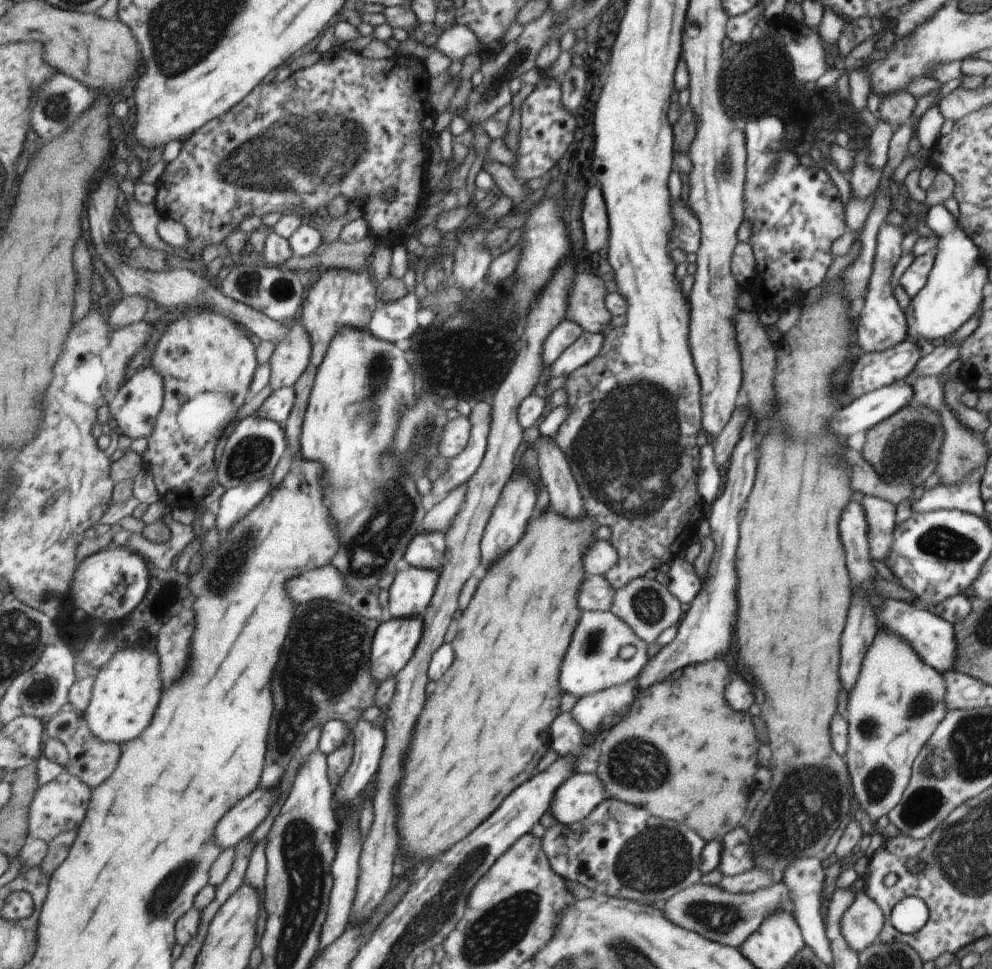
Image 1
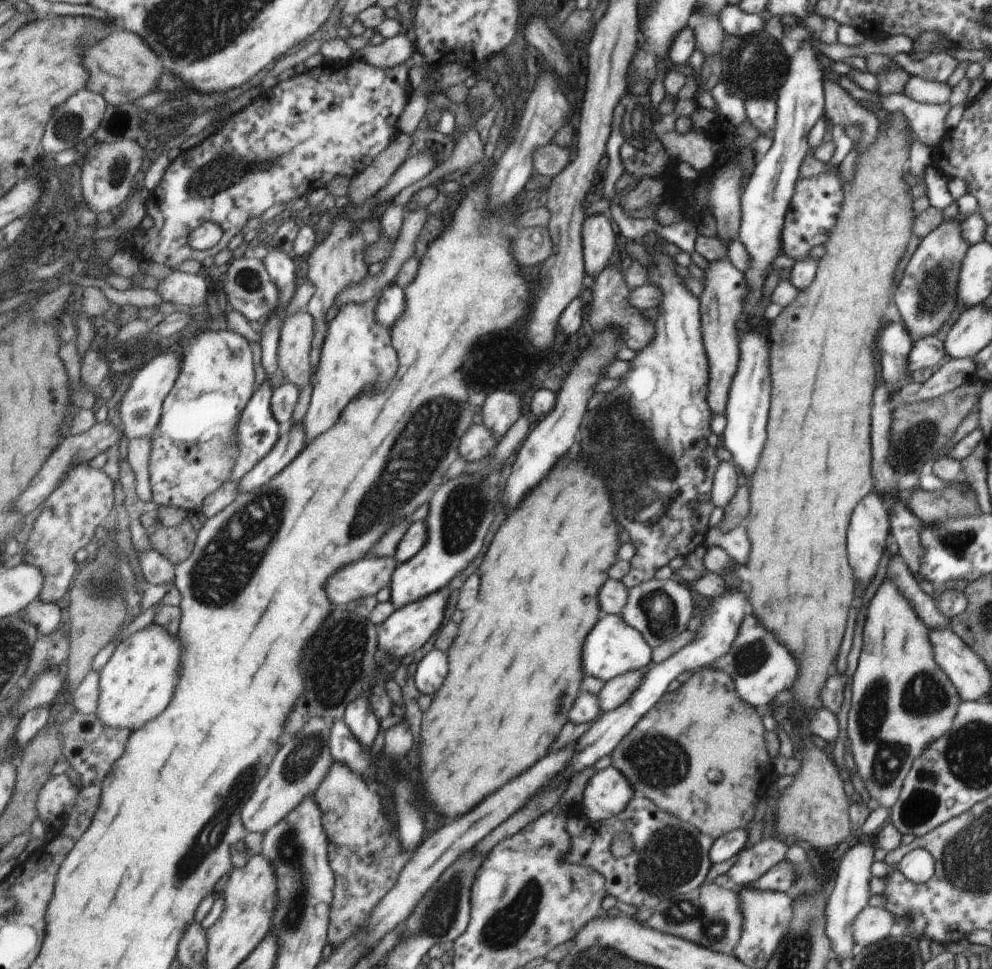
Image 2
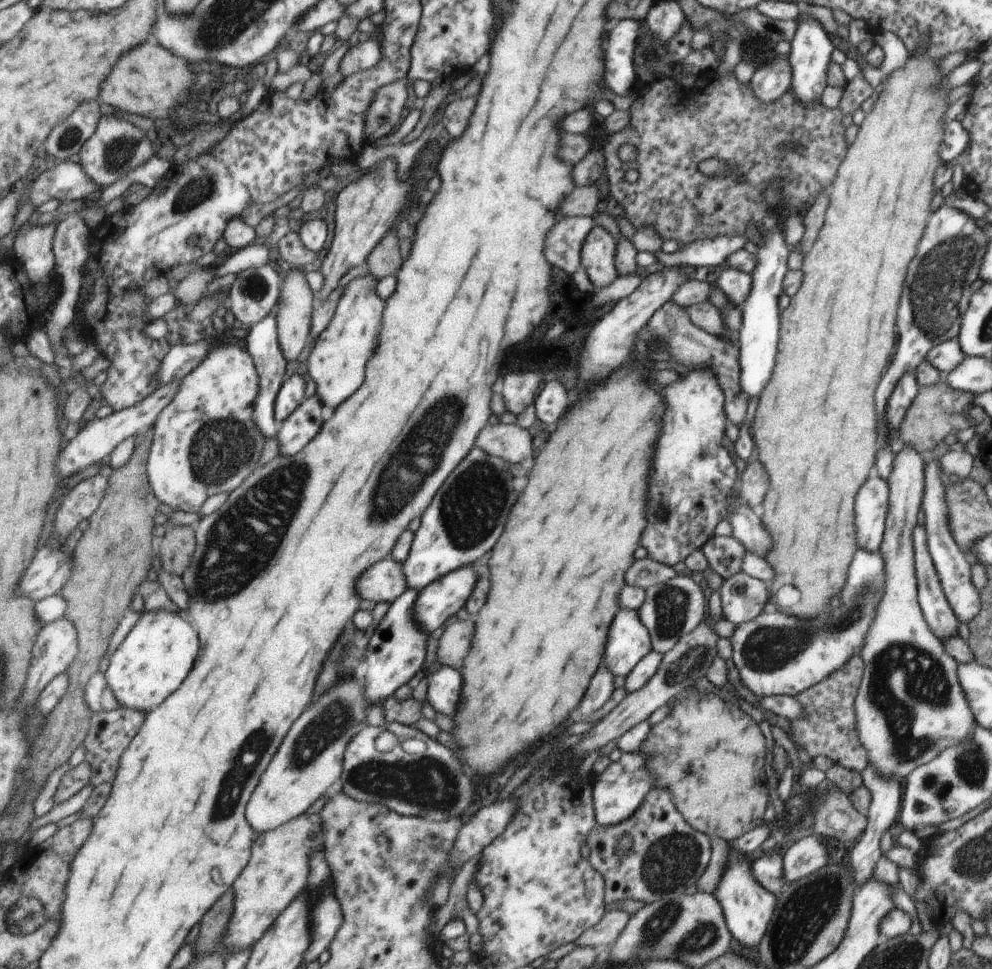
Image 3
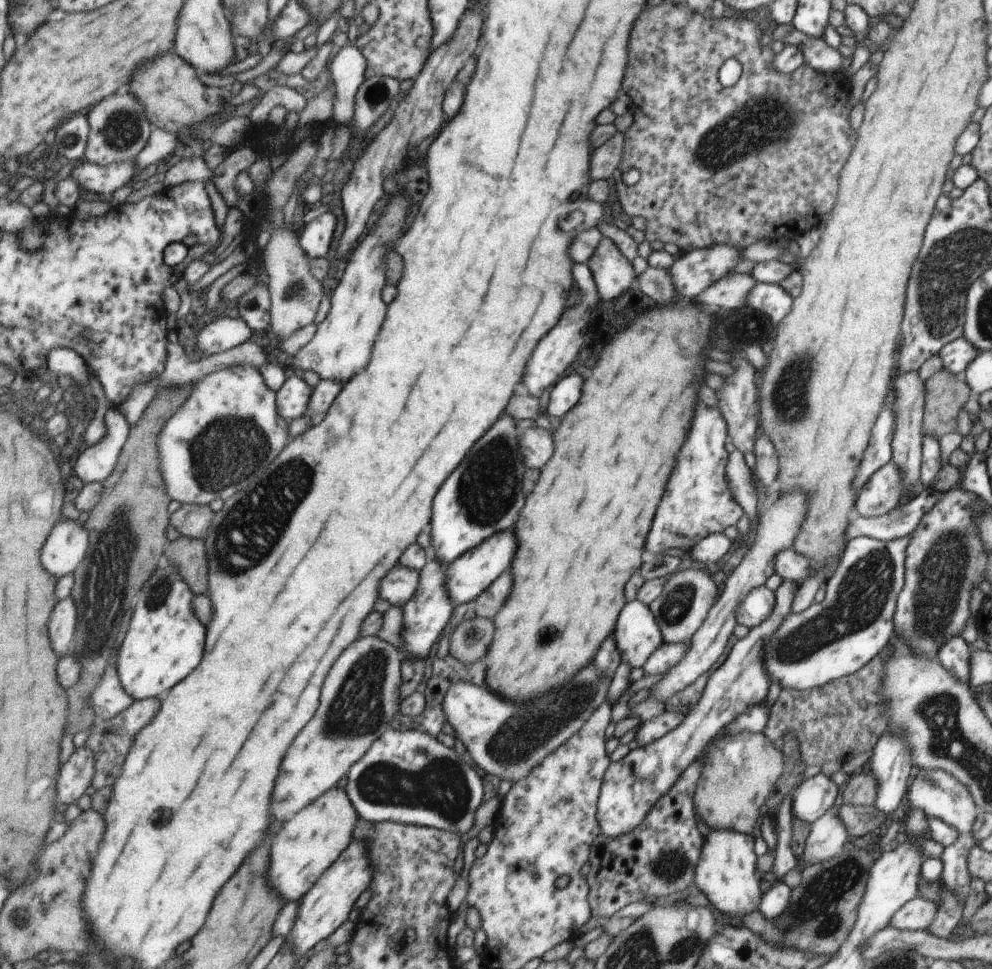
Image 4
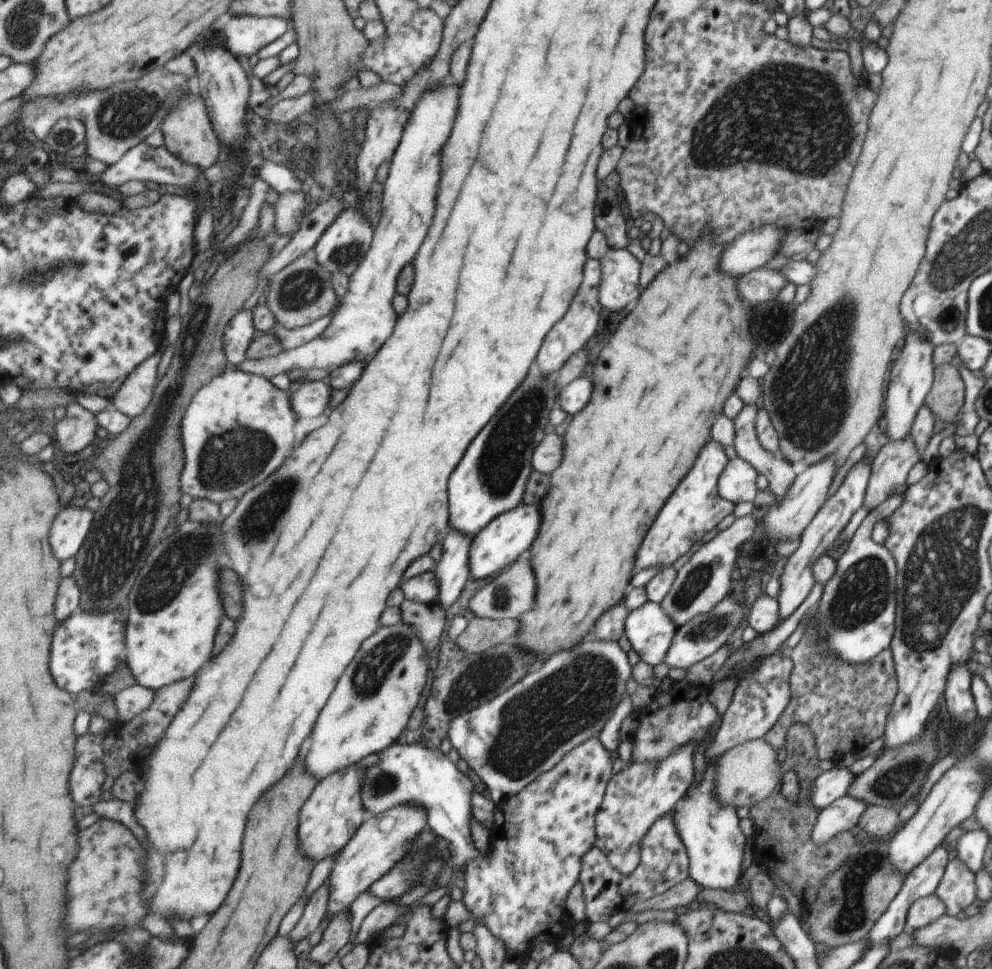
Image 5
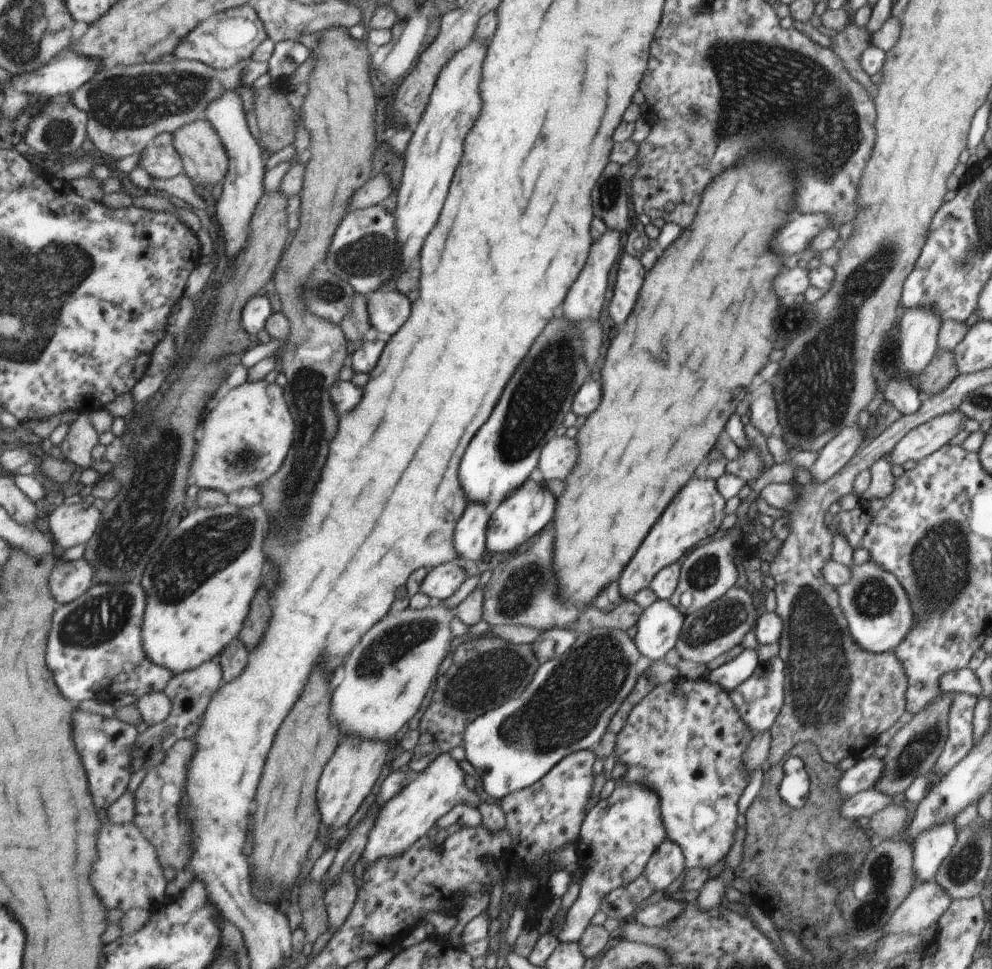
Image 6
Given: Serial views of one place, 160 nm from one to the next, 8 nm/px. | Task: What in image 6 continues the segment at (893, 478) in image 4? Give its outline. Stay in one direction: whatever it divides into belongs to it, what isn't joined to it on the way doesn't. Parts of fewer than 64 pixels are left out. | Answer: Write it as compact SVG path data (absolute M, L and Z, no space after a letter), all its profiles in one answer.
M955 409L912 428L890 450L891 466L901 465L905 460L916 460L933 454L958 433L965 420L966 416Z

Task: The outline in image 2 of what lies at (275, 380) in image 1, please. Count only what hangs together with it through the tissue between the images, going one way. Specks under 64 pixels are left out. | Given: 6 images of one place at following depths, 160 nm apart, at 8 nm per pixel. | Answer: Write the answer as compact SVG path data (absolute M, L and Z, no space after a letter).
M308 311L299 312L299 314L289 316L289 320L284 322L284 326L282 327L279 344L279 368L287 383L293 383L300 388L299 400L297 400L293 418L289 420L290 426L296 426L303 422L310 405L313 387L309 382L311 382L311 374L313 373L312 348L315 336L316 322L314 321L314 317L310 316Z

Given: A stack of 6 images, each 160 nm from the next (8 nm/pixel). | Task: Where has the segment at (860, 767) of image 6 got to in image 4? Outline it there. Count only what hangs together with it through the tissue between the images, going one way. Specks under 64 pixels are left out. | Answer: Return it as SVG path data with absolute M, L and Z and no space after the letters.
M818 773L798 784L792 794L791 815L799 823L812 824L835 802L836 785Z

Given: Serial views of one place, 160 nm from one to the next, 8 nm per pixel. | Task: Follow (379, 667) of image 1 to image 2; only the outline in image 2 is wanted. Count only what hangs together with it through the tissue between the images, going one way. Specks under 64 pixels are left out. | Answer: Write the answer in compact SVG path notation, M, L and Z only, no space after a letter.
M445 586L433 592L432 595L425 596L424 599L415 600L407 607L394 609L392 614L377 626L376 648L380 649L383 654L389 654L393 660L399 660L401 656L407 656L413 650L421 648L431 638L431 634L439 628L445 606L447 606L447 598L449 598L449 590Z

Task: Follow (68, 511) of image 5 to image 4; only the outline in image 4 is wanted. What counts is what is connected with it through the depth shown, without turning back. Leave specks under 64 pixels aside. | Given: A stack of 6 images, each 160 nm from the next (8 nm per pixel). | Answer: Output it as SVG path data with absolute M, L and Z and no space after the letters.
M64 519L53 527L42 552L44 567L60 579L73 573L90 549L90 532L75 519Z

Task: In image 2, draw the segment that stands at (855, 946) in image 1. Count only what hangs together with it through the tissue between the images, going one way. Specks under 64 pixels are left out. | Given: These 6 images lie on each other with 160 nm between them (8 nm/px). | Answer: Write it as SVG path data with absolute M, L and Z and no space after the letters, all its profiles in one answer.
M865 906L852 924L853 943L857 946L873 944L889 935L893 916L883 907Z

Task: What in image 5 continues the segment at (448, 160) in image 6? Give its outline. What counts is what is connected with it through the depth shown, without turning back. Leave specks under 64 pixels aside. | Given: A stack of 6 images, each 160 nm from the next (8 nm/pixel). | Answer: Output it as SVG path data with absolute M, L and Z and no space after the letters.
M441 84L441 88L433 88L429 96L421 96L420 100L417 102L417 112L413 112L413 120L409 120L409 128L405 128L405 140L401 140L401 148L397 148L397 156L391 160L389 176L381 194L381 218L378 226L373 227L369 250L350 276L348 293L331 316L329 326L311 342L283 350L274 357L257 360L246 358L237 369L267 379L289 370L324 368L332 372L353 360L371 360L377 348L389 338L395 326L391 298L395 294L397 274L417 254L433 218L439 182L437 178L441 170L441 148L449 140L455 120L453 116L457 114L459 86Z

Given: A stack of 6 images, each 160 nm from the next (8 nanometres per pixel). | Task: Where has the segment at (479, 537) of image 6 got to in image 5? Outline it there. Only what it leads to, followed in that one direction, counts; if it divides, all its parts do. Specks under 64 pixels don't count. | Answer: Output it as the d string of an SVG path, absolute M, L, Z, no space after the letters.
M451 530L441 544L442 555L433 570L438 584L438 595L434 602L443 610L453 604L468 579L468 550L471 543L469 535Z

